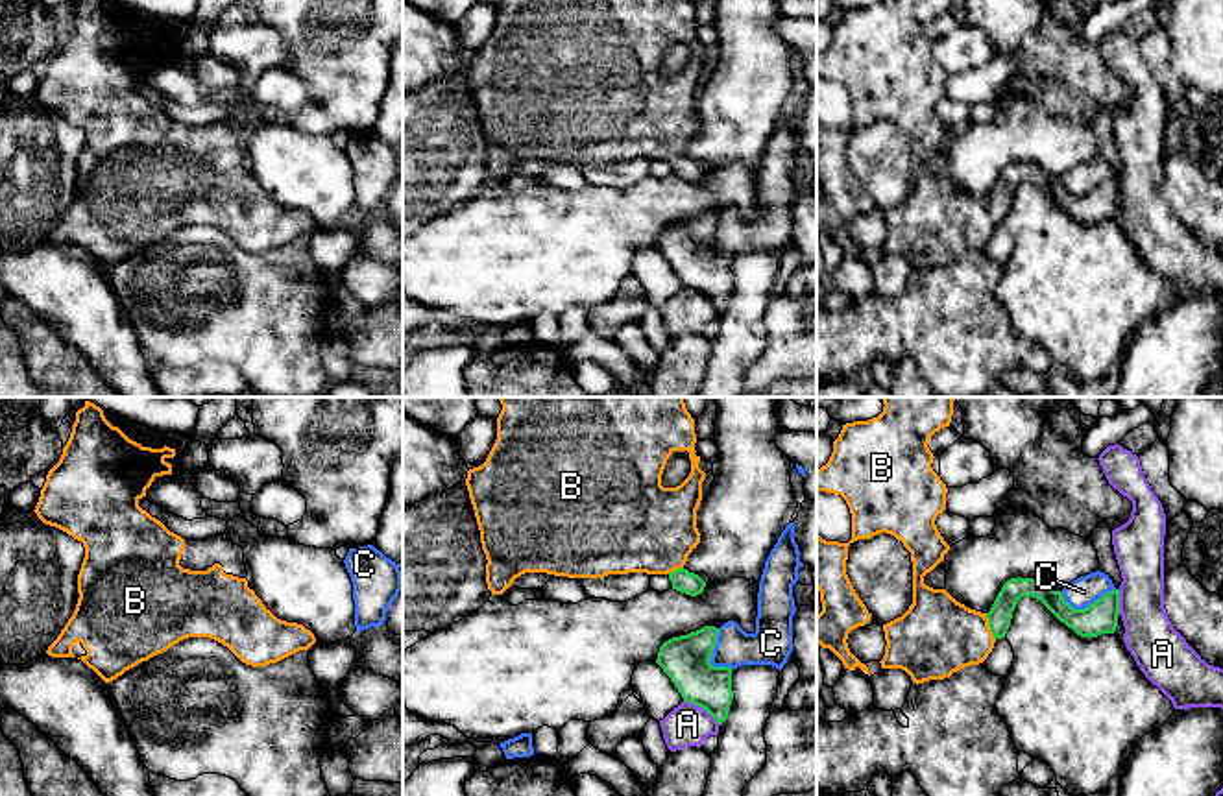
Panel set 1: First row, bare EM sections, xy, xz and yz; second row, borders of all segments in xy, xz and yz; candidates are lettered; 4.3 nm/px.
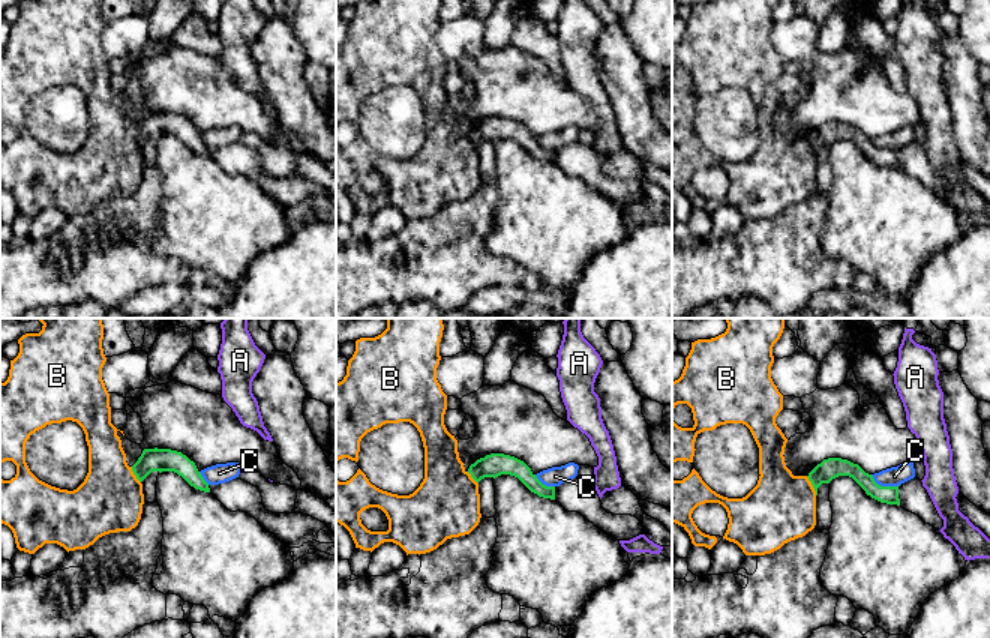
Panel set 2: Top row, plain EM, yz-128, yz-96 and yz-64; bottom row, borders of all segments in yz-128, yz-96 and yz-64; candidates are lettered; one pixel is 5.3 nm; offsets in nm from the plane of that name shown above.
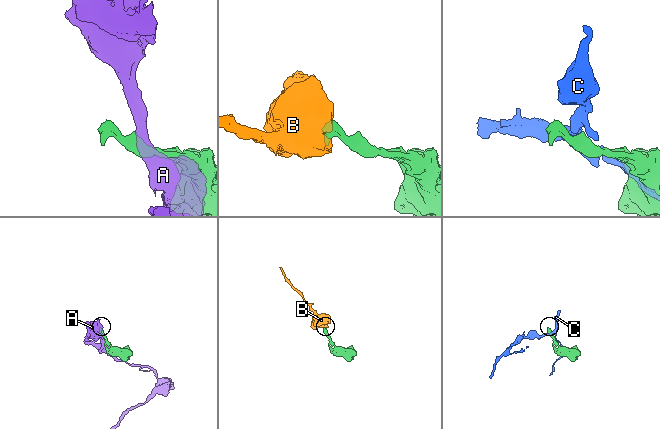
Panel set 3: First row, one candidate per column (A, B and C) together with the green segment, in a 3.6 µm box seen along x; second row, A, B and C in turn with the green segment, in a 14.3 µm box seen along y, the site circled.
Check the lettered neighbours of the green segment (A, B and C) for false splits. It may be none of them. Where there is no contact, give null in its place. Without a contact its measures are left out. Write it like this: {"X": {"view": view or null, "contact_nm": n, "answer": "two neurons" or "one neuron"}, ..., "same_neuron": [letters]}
{"A": {"view": "xz", "contact_nm": 190, "answer": "two neurons"}, "B": {"view": "yz", "contact_nm": 130, "answer": "one neuron"}, "C": {"view": "yz", "contact_nm": 240, "answer": "two neurons"}, "same_neuron": ["B"]}

